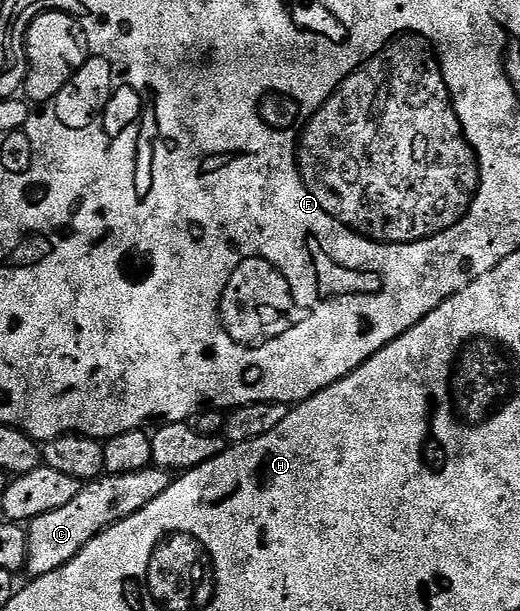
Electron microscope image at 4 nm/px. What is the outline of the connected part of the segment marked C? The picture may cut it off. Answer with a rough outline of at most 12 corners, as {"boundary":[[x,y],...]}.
{"boundary":[[168,469],[110,473],[28,522],[24,572],[42,577],[159,499]]}

